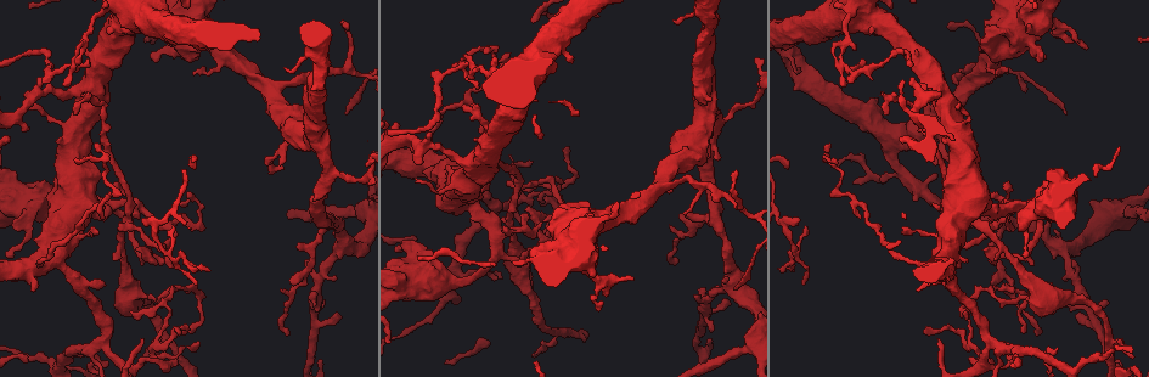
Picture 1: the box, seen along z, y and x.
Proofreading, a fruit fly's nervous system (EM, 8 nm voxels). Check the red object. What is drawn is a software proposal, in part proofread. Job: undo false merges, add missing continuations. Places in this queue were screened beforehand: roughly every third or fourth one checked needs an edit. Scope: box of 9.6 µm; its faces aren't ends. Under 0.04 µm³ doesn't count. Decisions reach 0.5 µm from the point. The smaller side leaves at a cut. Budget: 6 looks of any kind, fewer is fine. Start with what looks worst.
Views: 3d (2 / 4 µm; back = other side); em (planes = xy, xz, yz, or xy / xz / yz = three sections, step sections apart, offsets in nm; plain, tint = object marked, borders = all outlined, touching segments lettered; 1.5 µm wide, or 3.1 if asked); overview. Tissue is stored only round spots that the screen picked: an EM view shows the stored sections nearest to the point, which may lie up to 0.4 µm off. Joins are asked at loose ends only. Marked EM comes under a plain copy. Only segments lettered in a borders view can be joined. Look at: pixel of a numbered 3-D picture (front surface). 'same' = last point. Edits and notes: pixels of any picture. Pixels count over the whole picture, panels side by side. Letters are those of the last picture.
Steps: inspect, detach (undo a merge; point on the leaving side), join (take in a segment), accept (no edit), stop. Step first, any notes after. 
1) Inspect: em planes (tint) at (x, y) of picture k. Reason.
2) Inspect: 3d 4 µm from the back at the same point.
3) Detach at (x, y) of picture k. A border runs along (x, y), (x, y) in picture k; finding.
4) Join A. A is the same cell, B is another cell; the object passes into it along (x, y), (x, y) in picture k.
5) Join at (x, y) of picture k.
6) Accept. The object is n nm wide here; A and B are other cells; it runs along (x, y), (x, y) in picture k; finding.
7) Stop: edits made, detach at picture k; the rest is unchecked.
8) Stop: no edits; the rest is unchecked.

Inspect: em xy step 4 (tint) at (570, 218) of picture 1. Calibre changes.

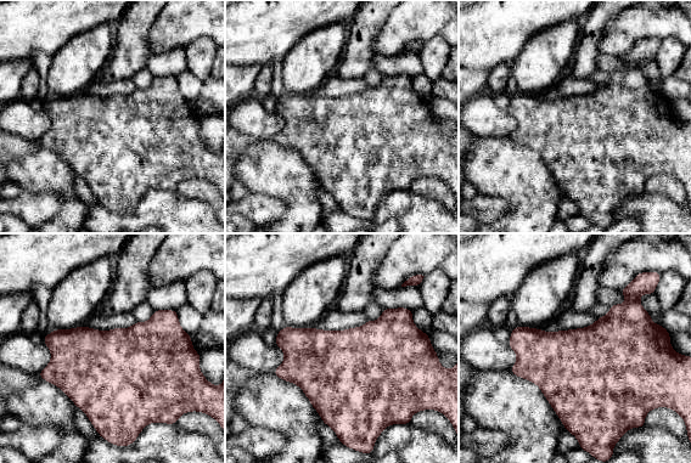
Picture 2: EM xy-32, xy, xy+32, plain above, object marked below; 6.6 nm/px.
Inspect: em xy step 4 (borders) at the same point.

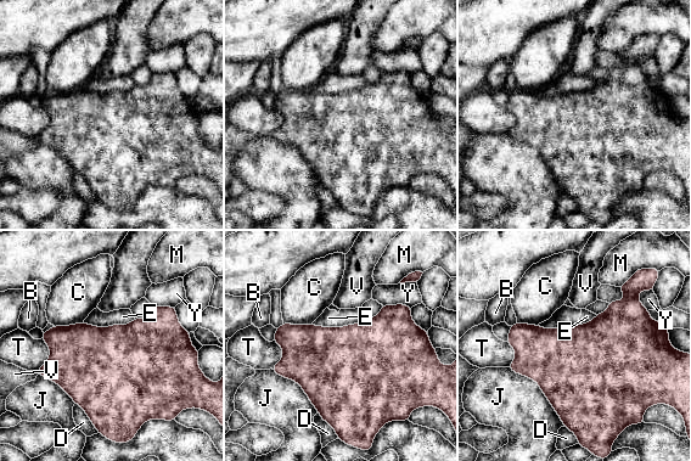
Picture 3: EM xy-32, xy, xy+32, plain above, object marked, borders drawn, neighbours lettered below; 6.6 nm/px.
Accept. B, C, D, E, J, M, T, V and Y are other cells; a border runs along (507, 367), (538, 384), (565, 426) in picture 3; all the same cell.

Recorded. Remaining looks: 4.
Inspect: em 3.1 µm planes (borders) at (103, 340) of picture 1. Thick turns thin.

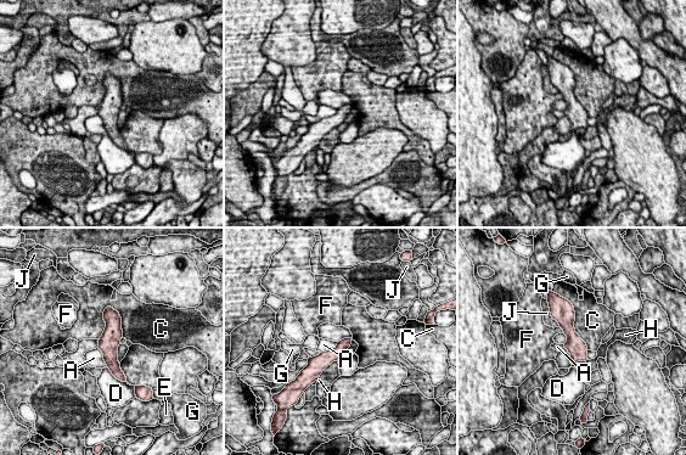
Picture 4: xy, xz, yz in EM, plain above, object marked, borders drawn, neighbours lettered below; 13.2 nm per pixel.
Accept. A, C, D, E, F, G, H and J are other cells; one cell here.

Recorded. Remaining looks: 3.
Inspect: em planes (borders) at (903, 234) of picture 1. Thin end.

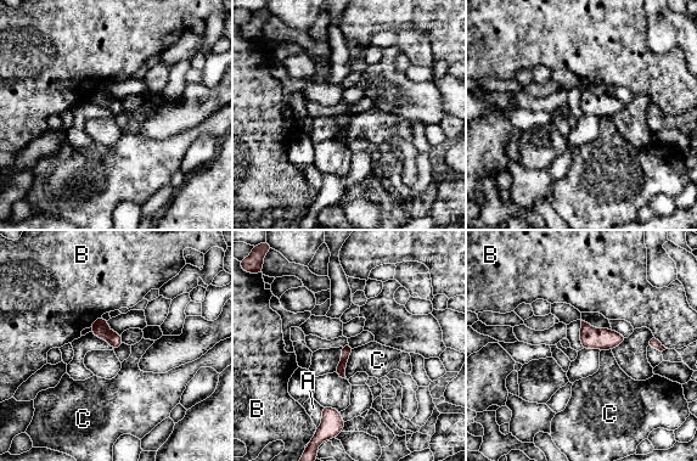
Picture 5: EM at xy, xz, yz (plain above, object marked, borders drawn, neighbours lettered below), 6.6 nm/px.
Accept. A, B and C are other cells; a border runs along (354, 348), (347, 363), (346, 378) in picture 5; none of them fits.

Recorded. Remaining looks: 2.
Stop: no edits; the rest is unchecked.

